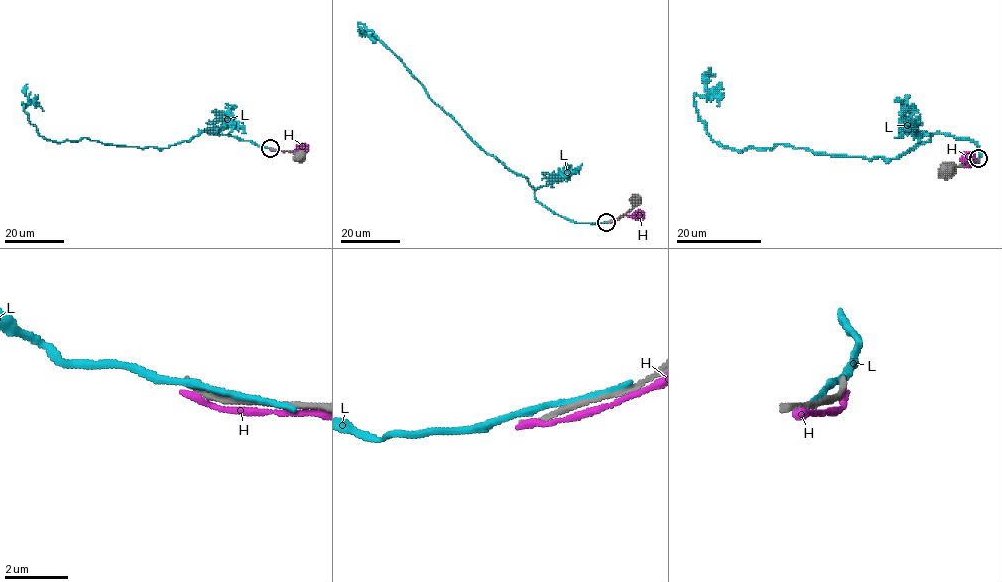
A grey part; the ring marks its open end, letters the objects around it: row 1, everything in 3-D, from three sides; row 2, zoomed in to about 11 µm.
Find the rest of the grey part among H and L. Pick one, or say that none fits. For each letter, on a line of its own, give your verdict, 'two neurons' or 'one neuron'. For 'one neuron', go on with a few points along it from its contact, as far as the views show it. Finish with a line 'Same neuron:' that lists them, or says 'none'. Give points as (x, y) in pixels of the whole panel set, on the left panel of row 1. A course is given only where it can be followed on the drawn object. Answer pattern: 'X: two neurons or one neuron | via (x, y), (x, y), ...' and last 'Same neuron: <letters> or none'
H: two neurons
L: two neurons
Same neuron: none

